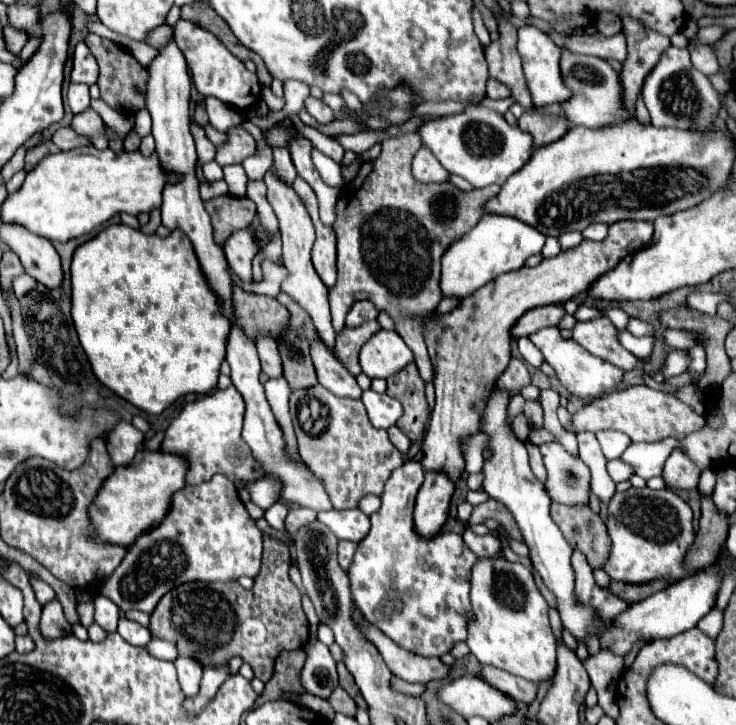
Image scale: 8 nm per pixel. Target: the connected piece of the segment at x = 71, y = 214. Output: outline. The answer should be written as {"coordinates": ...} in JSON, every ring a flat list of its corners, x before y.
{"coordinates":[[85,147,85,151,59,151,43,157,37,167,27,173,19,191,7,195,1,205,1,221,27,227,49,241,69,241,91,233,115,213,125,211,137,215,159,207,163,183,167,181,169,177,159,167,157,155,143,157,139,151,115,153,95,147]]}

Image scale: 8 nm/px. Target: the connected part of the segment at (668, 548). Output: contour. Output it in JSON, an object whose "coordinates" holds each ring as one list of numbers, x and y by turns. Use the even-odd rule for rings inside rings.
{"coordinates":[[631,487,623,493,615,493,611,497,611,503,607,505,607,511,611,555,607,557,603,569,613,581,643,585,657,579,677,583,689,577,689,571,683,567,683,559,695,543,695,531,691,523,693,513,677,493,673,493,671,489,653,491,649,487]]}

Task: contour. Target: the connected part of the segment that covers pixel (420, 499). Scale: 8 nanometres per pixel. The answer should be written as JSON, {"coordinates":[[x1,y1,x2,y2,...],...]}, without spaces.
{"coordinates":[[425,473,425,481,419,489,415,511,413,511,415,533,419,537,425,537,425,539,437,537,437,533,441,531,447,519,453,489,455,487,447,479,447,475]]}

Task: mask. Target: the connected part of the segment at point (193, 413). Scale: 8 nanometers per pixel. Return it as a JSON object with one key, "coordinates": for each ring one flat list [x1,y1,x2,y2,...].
{"coordinates":[[231,385,229,389,213,389,203,399,197,399,193,403,187,403,183,411,173,419,173,423,165,431,165,439,161,443,163,453,177,453,187,463,187,485,199,485,203,481,209,481,215,473,225,475,227,479,243,479,253,481,261,479,263,471,259,463,253,459,249,447,241,439,241,427,243,427,243,397,239,391]]}

